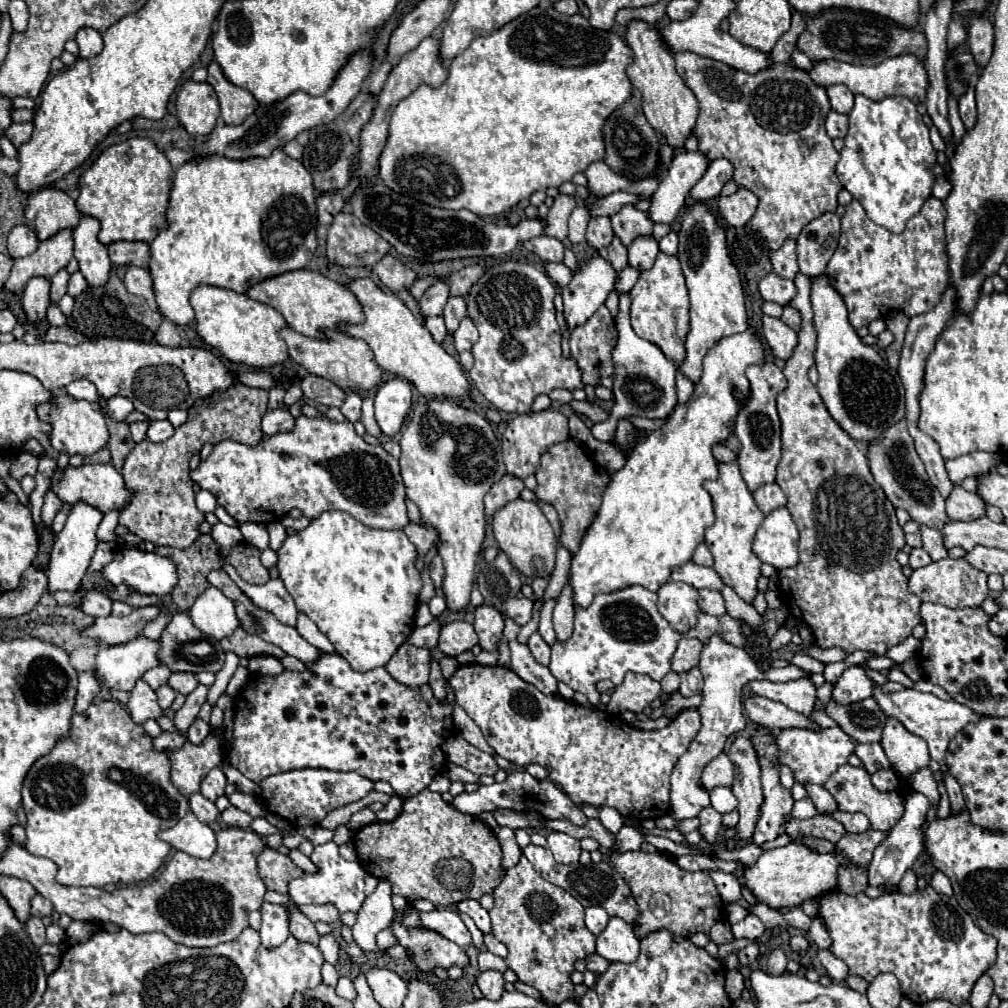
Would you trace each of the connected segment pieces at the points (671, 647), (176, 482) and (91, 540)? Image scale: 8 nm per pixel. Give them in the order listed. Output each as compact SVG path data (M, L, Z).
M629 586L611 594L597 594L589 608L575 608L573 636L551 646L551 674L581 694L599 680L621 684L627 672L649 674L653 680L661 680L671 670L671 658L681 634L669 626L655 604L655 592L643 586Z
M241 382L229 386L227 390L213 392L209 398L199 398L189 410L189 418L175 434L161 442L153 444L143 440L125 458L121 470L127 488L133 490L133 500L119 514L119 524L125 524L129 532L137 534L141 540L149 540L155 546L175 546L187 548L199 536L199 524L205 522L205 514L195 506L193 480L189 476L189 460L203 444L219 444L223 440L235 440L247 446L259 444L263 440L261 418L267 412L267 390L251 388Z
M77 502L73 504L73 510L67 516L65 528L61 530L61 534L57 534L53 550L51 550L51 558L49 558L49 568L47 568L47 592L57 592L57 590L69 590L75 592L81 588L81 580L87 572L87 566L93 558L93 552L97 548L97 526L101 522L103 514L97 512L97 508L85 504L85 502Z

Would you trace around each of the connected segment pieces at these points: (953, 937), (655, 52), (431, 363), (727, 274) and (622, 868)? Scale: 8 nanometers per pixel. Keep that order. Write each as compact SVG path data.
M931 886L917 890L913 894L891 892L879 898L869 898L867 894L843 894L839 888L829 890L817 898L819 916L831 936L829 952L835 958L841 958L849 966L849 974L857 974L871 982L881 972L893 972L901 984L903 996L913 1004L921 1006L929 1000L941 998L957 1006L969 1000L973 984L995 964L997 958L997 940L979 930L971 916L957 904L953 896L941 896Z
M633 20L627 28L627 44L633 50L633 64L627 68L627 76L635 90L641 92L643 98L643 112L647 122L667 138L667 144L673 150L685 146L685 140L691 136L695 128L695 120L699 114L699 102L689 92L681 76L675 72L675 60L669 48L659 38L657 28L645 24L641 20Z
M371 278L353 280L349 284L349 290L363 304L367 318L357 326L343 324L341 330L353 338L365 340L375 354L375 362L385 372L405 378L425 398L467 398L471 394L471 384L465 376L463 366L433 340L425 324L413 316L411 310L395 294L383 292Z
M687 198L687 212L681 220L683 230L679 232L679 262L685 274L687 290L689 290L689 316L691 316L691 328L685 340L685 360L679 364L679 372L687 376L693 384L701 378L701 362L705 354L723 338L741 334L747 330L747 314L745 314L745 296L743 286L739 280L739 272L733 266L725 232L719 226L719 220L715 214L711 214L703 204L693 202Z
M611 850L611 864L625 878L637 902L639 918L631 924L631 928L639 940L657 930L669 930L675 942L697 932L709 934L711 926L725 918L725 904L717 894L711 876L705 872L685 872L671 856L665 856L661 852L649 854L641 850L625 854L617 854Z

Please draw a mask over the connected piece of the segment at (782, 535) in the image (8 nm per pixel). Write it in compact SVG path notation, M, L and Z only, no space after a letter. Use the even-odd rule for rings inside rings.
M777 508L765 516L763 524L757 530L753 552L761 562L781 570L789 566L797 566L797 542L799 530L787 508Z

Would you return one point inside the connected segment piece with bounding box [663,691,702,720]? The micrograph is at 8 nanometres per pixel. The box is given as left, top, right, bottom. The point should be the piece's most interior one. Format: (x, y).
(675, 703)

